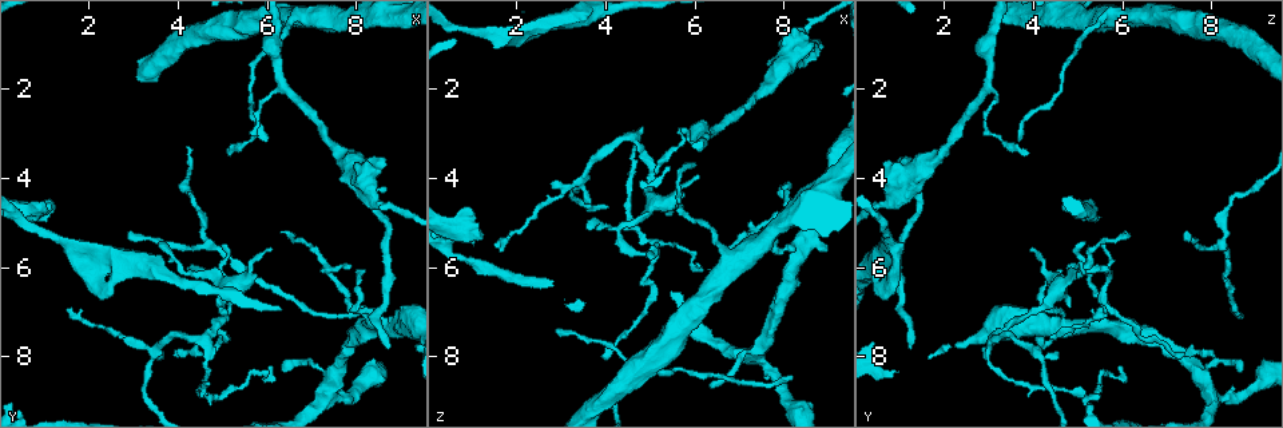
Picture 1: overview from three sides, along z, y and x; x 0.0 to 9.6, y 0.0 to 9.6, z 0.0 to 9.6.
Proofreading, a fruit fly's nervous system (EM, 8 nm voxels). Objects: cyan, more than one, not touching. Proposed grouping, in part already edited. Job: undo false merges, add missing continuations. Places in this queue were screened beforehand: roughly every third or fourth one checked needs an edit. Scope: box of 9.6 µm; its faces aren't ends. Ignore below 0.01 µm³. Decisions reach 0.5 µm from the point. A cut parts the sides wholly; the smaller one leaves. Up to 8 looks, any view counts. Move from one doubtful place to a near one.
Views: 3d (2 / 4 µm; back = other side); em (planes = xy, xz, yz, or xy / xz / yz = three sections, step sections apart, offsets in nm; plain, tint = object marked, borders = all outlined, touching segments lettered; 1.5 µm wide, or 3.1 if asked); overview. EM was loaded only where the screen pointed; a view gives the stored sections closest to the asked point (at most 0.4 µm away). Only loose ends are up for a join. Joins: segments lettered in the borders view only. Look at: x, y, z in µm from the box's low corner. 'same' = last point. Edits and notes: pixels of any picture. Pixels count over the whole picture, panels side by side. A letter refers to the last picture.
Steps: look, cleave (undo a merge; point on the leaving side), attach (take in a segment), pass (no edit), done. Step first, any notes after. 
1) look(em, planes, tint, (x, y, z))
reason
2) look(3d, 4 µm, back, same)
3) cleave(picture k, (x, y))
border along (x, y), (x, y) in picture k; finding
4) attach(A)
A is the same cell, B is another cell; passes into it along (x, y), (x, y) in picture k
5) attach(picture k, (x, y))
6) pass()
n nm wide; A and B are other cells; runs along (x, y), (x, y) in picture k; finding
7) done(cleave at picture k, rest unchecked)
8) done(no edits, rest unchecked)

look(em, planes, borders, (4.05, 8.05, 8.05))
branch stops here

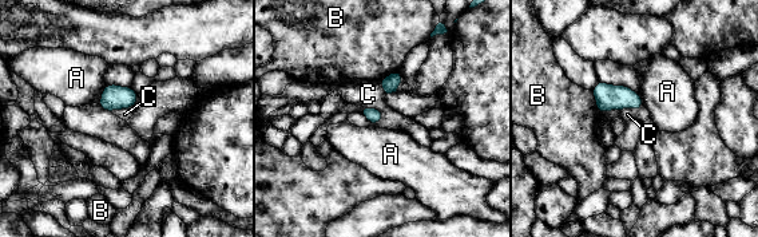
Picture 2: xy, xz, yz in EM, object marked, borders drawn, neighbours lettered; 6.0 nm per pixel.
pass()
A, B and C are other cells; none of them fits

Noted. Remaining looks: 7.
look(3d, 4 µm, (3.65, 5.50, 5.15))
an open end

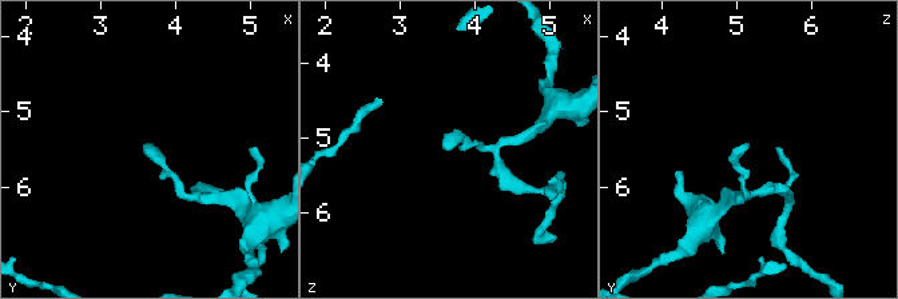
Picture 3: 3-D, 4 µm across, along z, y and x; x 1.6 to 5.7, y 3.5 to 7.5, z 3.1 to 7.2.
look(em, planes, borders, (3.70, 5.50, 5.15))
shape alone is not enough

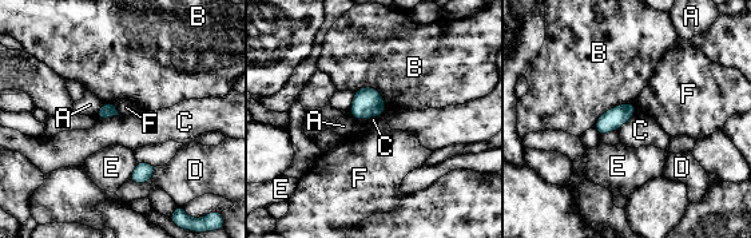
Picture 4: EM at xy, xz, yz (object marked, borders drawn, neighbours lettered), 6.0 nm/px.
pass()
B touches over 280 nm; A, B, C, D, E and F are other cells; border along (120, 115), (98, 119) in picture 4; none of them fits

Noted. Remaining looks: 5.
look(3d, 2 µm, (4.25, 4.45, 8.65))
a narrow waist

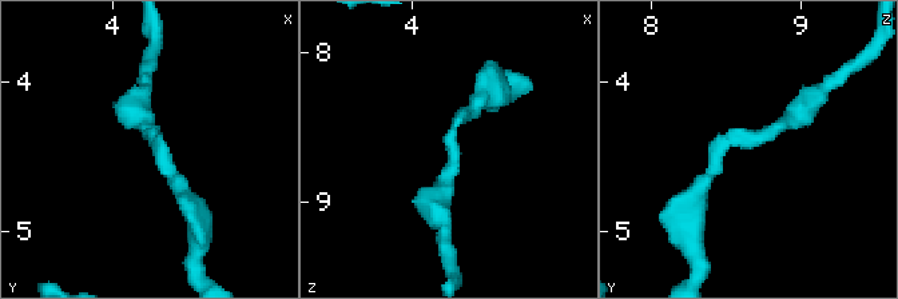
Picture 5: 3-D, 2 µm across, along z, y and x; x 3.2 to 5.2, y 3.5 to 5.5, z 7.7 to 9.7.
look(em, xz, step 4, tint, (4.30, 4.44, 8.64))
now the EM

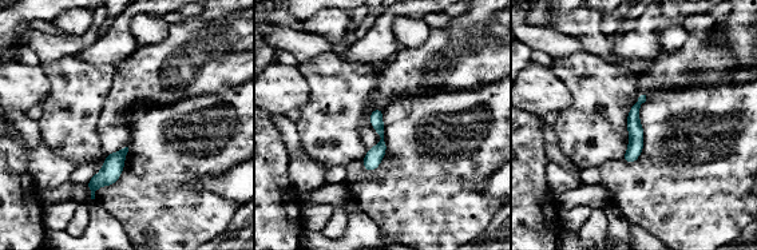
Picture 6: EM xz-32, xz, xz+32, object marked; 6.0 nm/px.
look(em, planes, borders, same)
cut it another way

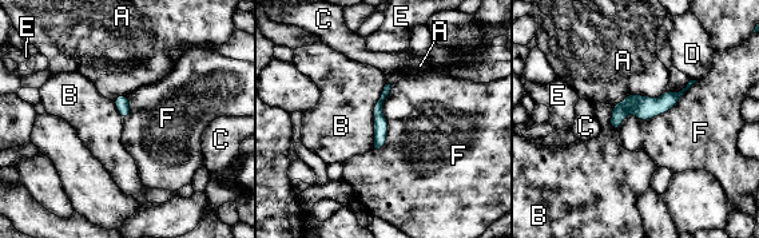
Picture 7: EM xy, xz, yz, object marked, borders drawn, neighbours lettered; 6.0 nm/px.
pass()
A, B, C, D, E and F are other cells; one cell here

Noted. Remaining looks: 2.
done(no edits, rest unchecked)

